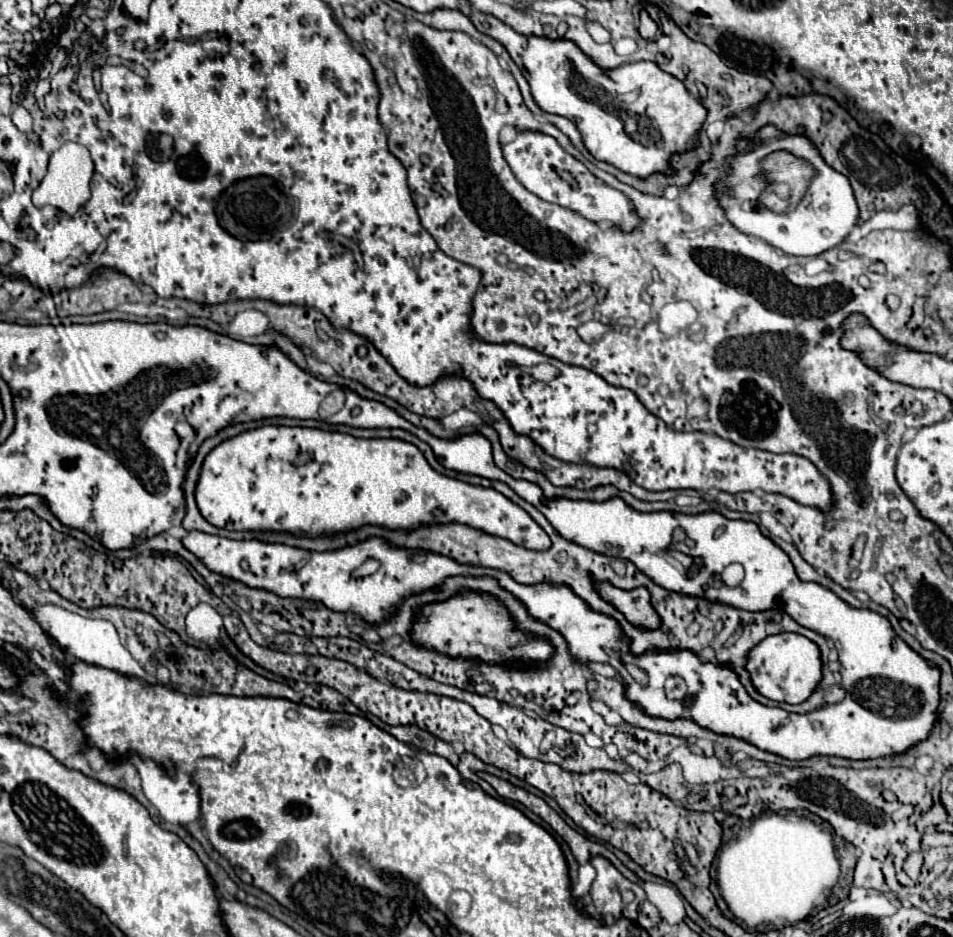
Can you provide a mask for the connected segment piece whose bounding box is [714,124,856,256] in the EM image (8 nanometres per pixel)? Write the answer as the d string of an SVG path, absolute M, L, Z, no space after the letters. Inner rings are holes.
M766 124L754 134L754 138L740 138L736 150L738 152L732 156L730 162L730 172L714 184L718 206L724 210L724 216L730 220L734 228L738 228L744 234L756 236L792 256L816 256L830 248L836 248L846 240L846 236L856 226L856 222L842 222L844 216L848 216L852 202L856 200L850 180L824 162L816 144L806 134L786 134L778 130L774 124ZM752 144L756 146L750 148ZM772 150L794 150L794 154L802 154L802 158L810 158L810 162L818 166L818 178L810 182L810 194L806 194L806 198L802 198L802 202L786 214L754 210L754 198L758 198L758 182L754 182L750 174L758 170L758 158L764 158Z

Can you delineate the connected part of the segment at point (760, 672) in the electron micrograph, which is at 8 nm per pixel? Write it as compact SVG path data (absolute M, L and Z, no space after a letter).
M772 634L766 636L760 644L756 644L748 652L746 670L750 674L752 686L766 698L776 702L798 704L804 702L816 688L818 678L822 678L822 660L818 654L818 646L808 638L800 642L800 634Z

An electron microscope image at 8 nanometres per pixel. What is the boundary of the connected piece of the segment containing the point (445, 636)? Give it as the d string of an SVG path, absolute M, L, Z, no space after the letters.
M466 592L446 602L424 606L420 610L420 620L414 622L412 634L416 642L442 650L442 654L466 654L466 658L482 658L482 662L498 662L498 658L538 662L552 654L552 646L548 642L530 638L512 626L512 618L502 602L480 592Z

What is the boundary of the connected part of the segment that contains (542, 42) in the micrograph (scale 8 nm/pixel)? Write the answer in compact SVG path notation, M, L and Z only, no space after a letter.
M478 14L474 18L474 24L484 30L488 28L486 34L502 42L502 46L506 46L508 54L512 56L512 60L518 64L518 68L526 76L536 104L544 112L566 116L578 126L588 152L596 160L610 162L628 174L646 178L652 172L670 172L670 166L668 166L670 156L674 152L684 152L696 146L696 134L702 122L706 120L706 110L702 110L702 104L694 102L694 98L686 94L686 88L682 86L682 82L666 74L664 70L660 70L654 62L640 60L640 62L620 64L618 68L604 70L598 64L594 64L572 40L566 40L566 38L550 40L544 36L524 36L512 30L508 24L504 24L492 14Z

